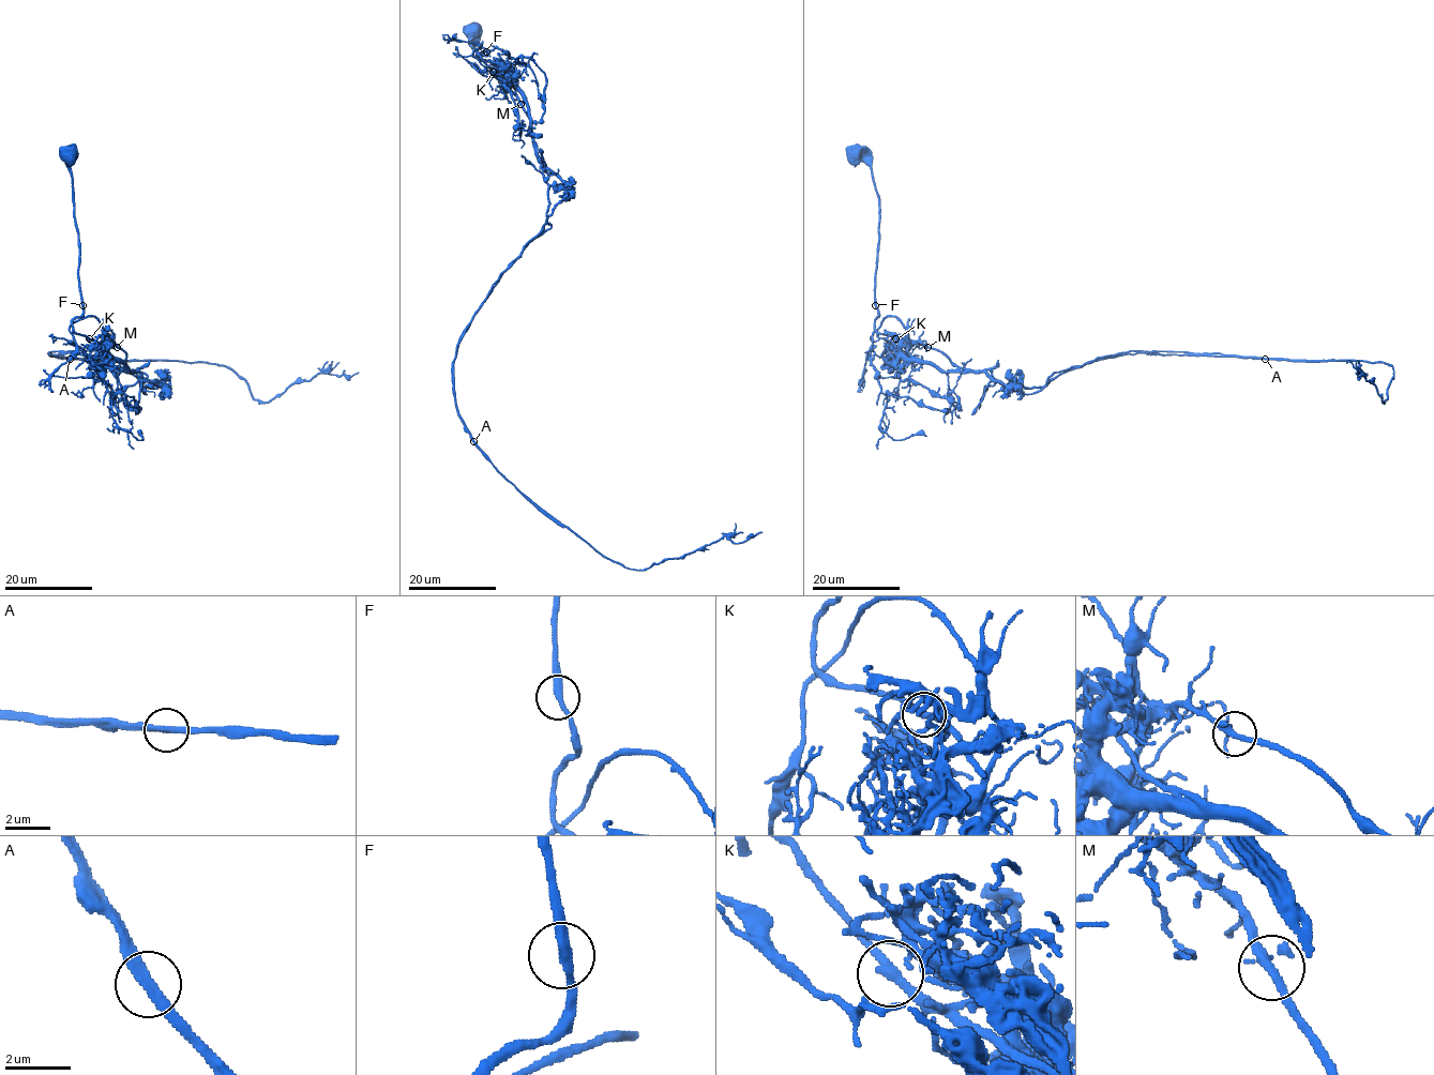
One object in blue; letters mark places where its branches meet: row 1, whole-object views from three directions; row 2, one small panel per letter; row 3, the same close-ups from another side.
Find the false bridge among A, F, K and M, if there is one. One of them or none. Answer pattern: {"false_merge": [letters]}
{"false_merge": ["A"]}

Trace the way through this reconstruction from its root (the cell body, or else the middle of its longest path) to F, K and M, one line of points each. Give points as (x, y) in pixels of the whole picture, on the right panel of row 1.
F: (856, 153), (871, 168), (879, 206), (875, 305)
K: (856, 153), (871, 168), (879, 206), (875, 275), (878, 317), (874, 328), (895, 338)
M: (856, 153), (871, 168), (879, 206), (875, 275), (878, 317), (874, 328), (906, 347), (917, 342), (927, 347)

